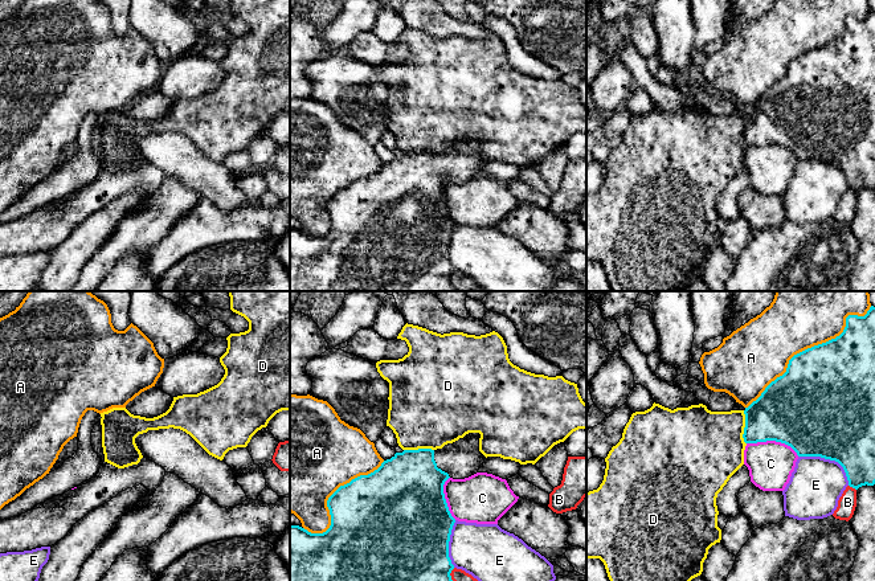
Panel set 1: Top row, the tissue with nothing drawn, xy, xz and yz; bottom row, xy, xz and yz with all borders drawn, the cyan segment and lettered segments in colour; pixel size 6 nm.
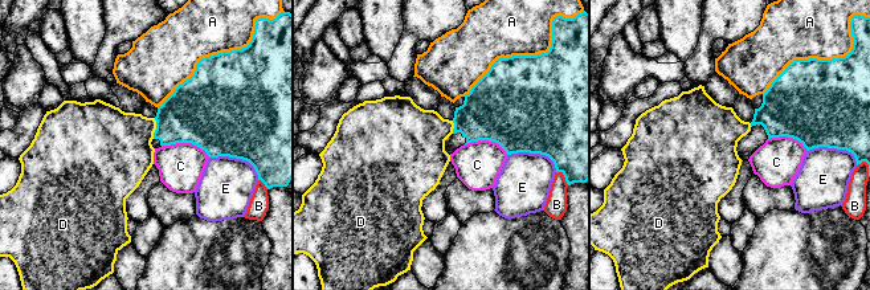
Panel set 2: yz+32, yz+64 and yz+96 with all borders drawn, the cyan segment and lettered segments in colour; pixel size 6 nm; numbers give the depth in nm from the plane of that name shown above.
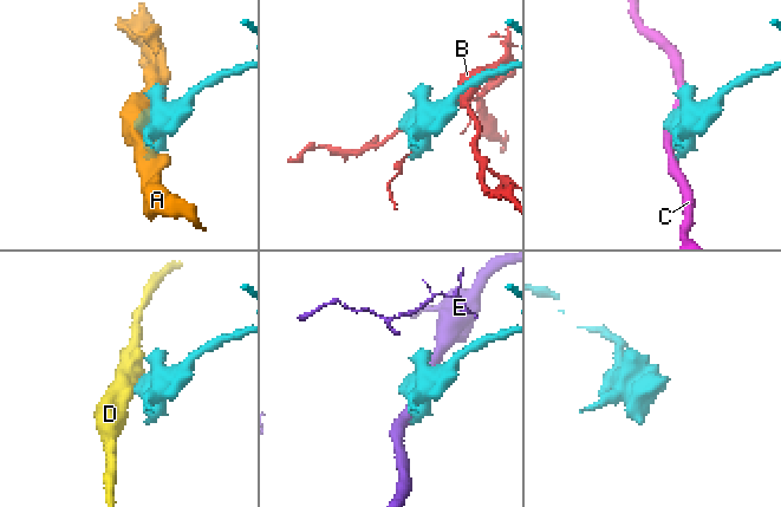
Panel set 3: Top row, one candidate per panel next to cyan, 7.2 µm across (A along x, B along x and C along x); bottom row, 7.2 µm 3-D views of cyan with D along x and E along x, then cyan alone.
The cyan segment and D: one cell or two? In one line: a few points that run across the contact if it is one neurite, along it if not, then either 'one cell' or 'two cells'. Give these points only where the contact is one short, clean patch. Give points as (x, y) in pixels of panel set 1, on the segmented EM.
yz (743, 410), (743, 441), (745, 444) | two cells

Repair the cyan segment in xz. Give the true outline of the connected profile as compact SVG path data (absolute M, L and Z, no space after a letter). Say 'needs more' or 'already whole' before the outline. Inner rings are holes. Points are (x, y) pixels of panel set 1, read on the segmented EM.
needs more; M469 433L442 449L418 449L396 453L381 466L368 475L360 475L349 483L340 486L327 500L331 515L331 525L323 533L311 533L299 525L290 525L290 581L453 581L451 570L454 565L449 557L449 541L455 519L451 516L445 494L443 484L449 478L465 479L478 472L486 457L479 451L479 433Z

